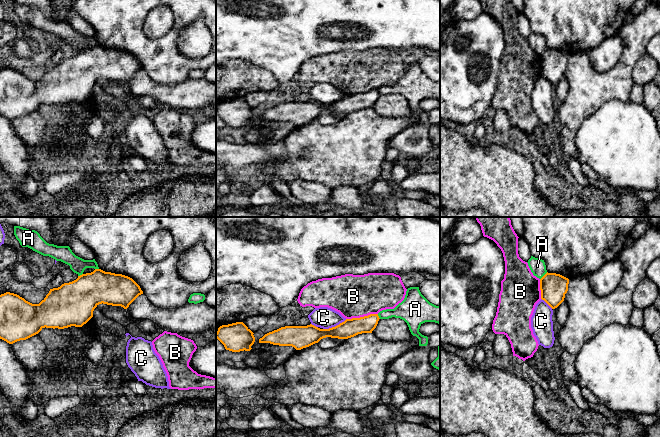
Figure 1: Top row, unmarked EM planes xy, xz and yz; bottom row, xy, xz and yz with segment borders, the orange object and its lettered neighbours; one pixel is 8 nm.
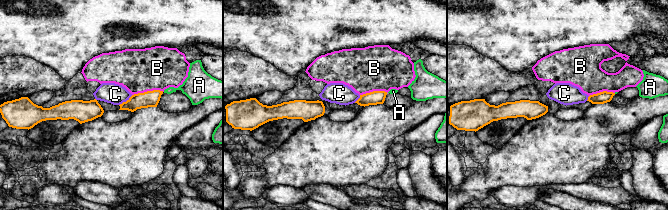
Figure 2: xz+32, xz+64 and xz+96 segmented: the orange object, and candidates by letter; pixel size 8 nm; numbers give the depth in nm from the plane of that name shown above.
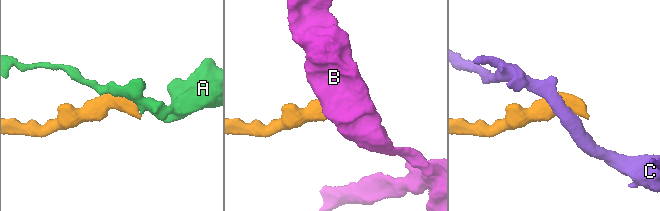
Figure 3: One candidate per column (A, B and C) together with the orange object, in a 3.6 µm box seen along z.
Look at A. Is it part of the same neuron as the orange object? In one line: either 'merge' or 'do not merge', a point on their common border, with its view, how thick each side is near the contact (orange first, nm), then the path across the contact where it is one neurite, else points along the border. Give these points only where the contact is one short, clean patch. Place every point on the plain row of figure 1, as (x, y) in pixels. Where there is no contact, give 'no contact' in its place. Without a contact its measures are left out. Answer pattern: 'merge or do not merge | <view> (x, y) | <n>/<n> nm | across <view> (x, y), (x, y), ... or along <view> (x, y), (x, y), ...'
do not merge | yz (543, 52) | 220/130 nm

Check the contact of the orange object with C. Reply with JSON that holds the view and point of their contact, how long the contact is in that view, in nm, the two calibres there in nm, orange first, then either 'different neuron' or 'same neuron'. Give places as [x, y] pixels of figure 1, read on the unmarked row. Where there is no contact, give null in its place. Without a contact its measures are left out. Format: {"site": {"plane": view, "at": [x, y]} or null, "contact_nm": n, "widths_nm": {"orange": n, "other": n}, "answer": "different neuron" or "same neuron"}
{"site": {"plane": "xz", "at": [335, 102]}, "contact_nm": 200, "widths_nm": {"orange": 160, "other": 170}, "answer": "different neuron"}

